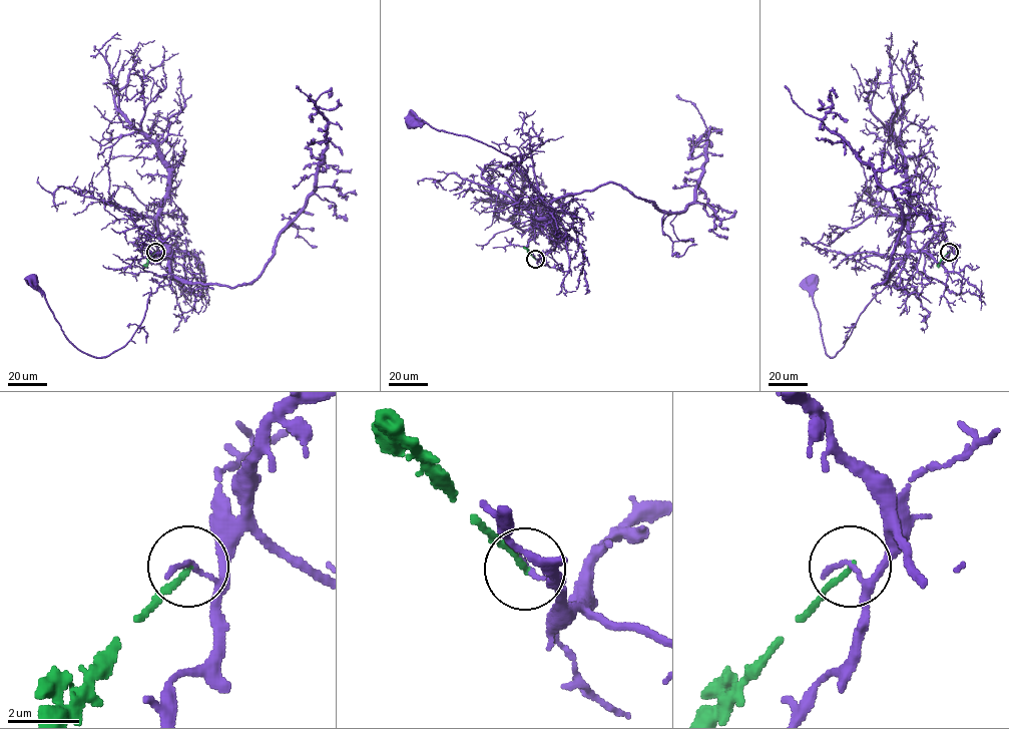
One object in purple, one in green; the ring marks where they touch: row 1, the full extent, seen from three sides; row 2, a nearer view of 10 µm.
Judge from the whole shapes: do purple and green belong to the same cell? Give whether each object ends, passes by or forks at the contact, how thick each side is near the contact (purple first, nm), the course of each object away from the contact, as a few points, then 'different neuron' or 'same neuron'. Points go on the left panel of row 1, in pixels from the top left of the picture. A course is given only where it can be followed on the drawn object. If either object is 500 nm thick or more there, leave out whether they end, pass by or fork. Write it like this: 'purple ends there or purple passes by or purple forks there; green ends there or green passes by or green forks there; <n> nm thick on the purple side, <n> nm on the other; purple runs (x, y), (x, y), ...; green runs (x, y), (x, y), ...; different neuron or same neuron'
purple ends there; green ends there; 150 nm thick on the purple side, 150 nm on the other; purple runs (154, 252), (172, 232), (170, 282), (149, 296), (132, 337), (100, 357), (68, 339), (32, 282); green runs (154, 252), (142, 265); different neuron

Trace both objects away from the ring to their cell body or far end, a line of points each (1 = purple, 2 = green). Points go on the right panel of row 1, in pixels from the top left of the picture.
1: (948, 252), (939, 232), (911, 251), (896, 282), (872, 300), (832, 357), (813, 302), (813, 282)
2: (948, 252), (937, 265)

